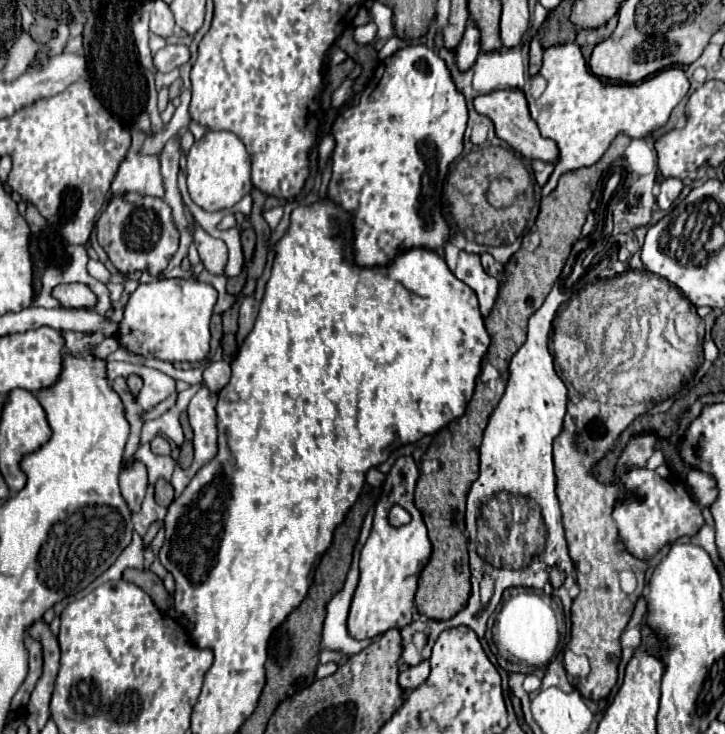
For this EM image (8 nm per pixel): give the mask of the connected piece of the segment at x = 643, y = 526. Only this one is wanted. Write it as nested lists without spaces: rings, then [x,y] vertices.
[[[632,467],[620,475],[624,497],[614,503],[612,519],[618,527],[618,539],[636,559],[652,559],[656,551],[680,537],[692,537],[704,525],[704,517],[686,485],[670,475],[666,467],[656,471],[648,467]]]

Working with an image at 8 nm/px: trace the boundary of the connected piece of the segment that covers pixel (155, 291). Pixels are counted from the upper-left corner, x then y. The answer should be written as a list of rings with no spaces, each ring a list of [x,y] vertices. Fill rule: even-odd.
[[[156,279],[152,283],[140,283],[140,287],[130,295],[124,311],[124,319],[120,321],[118,339],[120,345],[136,353],[140,357],[158,357],[170,363],[176,361],[202,361],[210,353],[210,317],[216,303],[216,289],[212,285],[192,281],[192,279]]]

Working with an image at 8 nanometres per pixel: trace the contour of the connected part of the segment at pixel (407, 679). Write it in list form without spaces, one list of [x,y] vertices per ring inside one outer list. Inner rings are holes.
[[[422,661],[420,665],[414,665],[414,667],[408,667],[406,671],[402,671],[398,677],[398,683],[402,689],[416,689],[416,687],[420,687],[420,683],[424,683],[428,679],[428,673],[430,673],[430,663]]]

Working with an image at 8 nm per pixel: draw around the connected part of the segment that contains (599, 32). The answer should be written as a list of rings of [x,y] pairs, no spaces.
[[[614,15],[606,25],[596,27],[596,29],[592,29],[592,31],[588,31],[588,29],[578,29],[576,43],[580,45],[580,49],[582,49],[584,57],[588,57],[588,55],[590,55],[590,51],[594,49],[594,45],[596,45],[596,43],[604,41],[606,37],[610,37],[610,35],[612,35],[612,31],[614,31],[614,27],[616,27],[616,15]]]

